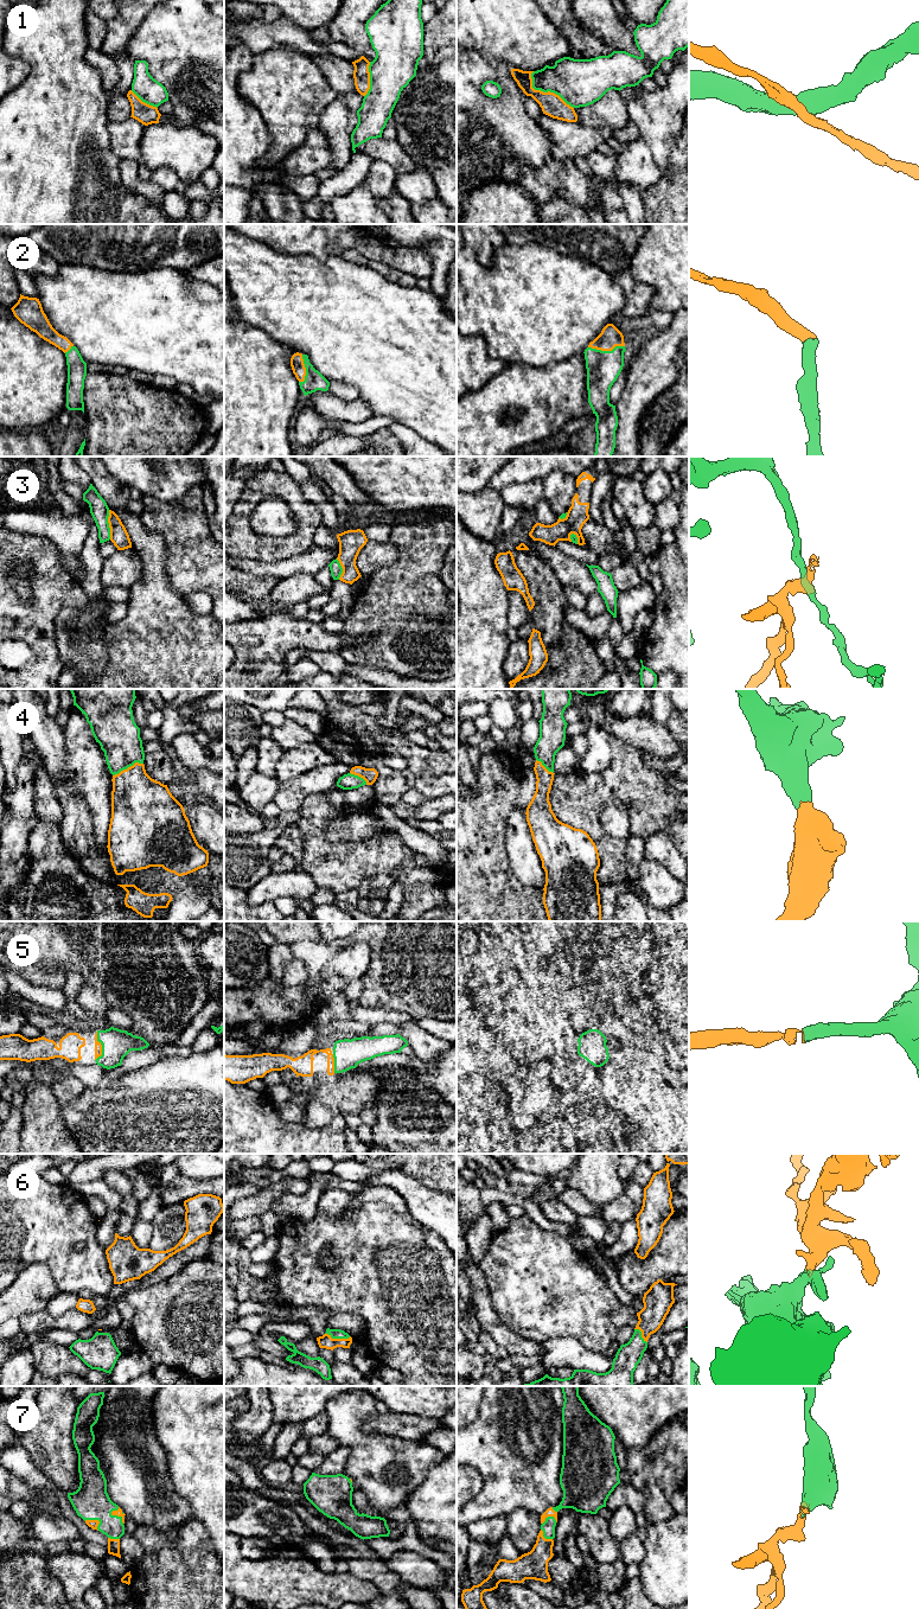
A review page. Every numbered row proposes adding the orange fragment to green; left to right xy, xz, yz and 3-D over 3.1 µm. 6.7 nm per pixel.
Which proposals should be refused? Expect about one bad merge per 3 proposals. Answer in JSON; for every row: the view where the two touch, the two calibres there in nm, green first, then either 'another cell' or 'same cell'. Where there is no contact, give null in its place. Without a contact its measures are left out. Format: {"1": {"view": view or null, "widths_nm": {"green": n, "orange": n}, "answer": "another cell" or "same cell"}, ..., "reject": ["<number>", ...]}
{"1": {"view": "yz", "widths_nm": {"green": 320, "orange": 150}, "answer": "another cell"}, "2": {"view": "yz", "widths_nm": {"green": 220, "orange": 140}, "answer": "same cell"}, "3": {"view": "xy", "widths_nm": {"green": 130, "orange": 120}, "answer": "another cell"}, "4": {"view": "xy", "widths_nm": {"green": 280, "orange": 360}, "answer": "same cell"}, "5": {"view": "xy", "widths_nm": {"green": 200, "orange": 50}, "answer": "same cell"}, "6": {"view": "xz", "widths_nm": {"green": 60, "orange": 90}, "answer": "same cell"}, "7": {"view": "xy", "widths_nm": {"green": 240, "orange": 50}, "answer": "same cell"}, "reject": ["1", "3"]}

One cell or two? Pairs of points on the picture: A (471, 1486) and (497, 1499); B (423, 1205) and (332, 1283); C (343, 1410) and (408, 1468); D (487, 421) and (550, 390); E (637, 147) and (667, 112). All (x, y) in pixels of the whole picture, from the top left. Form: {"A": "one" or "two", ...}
{"A": "two", "B": "two", "C": "one", "D": "one", "E": "two"}

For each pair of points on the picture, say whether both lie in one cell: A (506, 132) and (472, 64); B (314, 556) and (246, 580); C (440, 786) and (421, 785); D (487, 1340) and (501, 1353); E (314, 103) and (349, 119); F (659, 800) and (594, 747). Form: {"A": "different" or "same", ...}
{"A": "same", "B": "different", "C": "same", "D": "same", "E": "different", "F": "different"}

